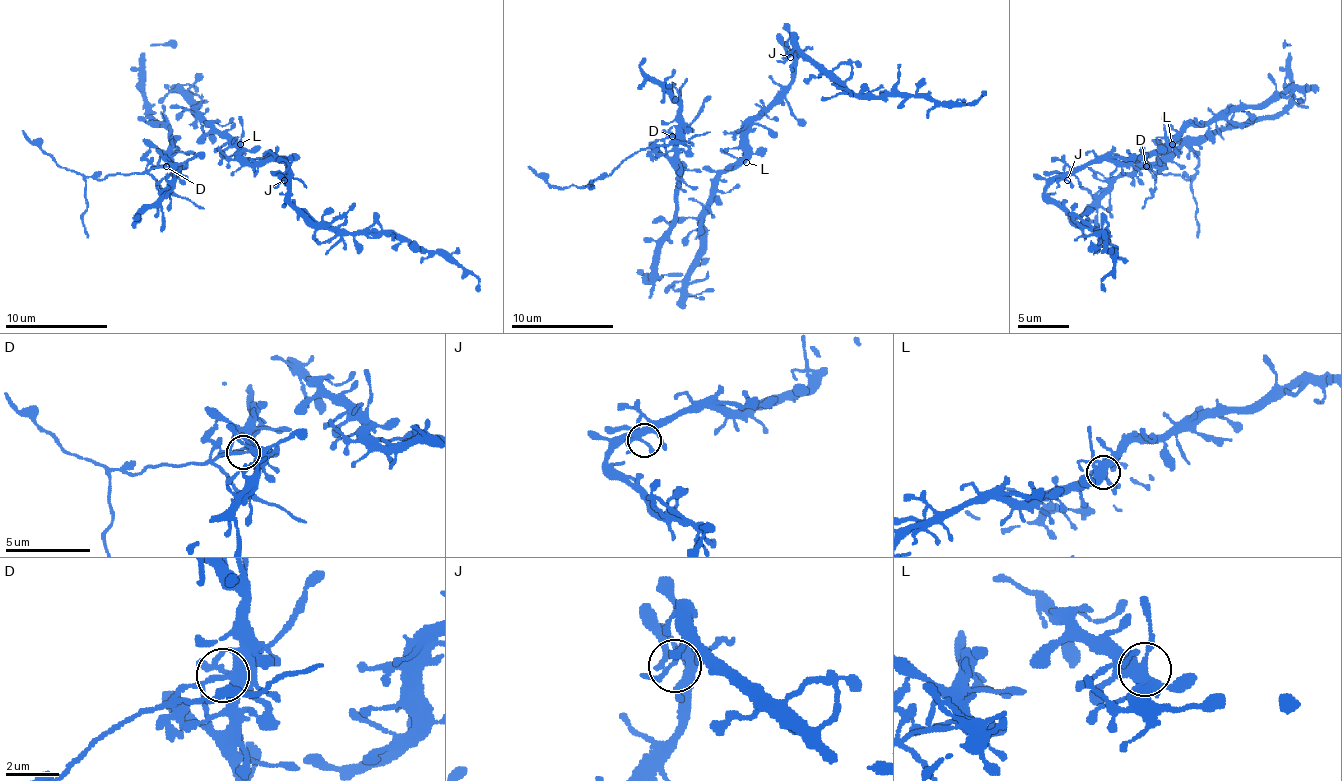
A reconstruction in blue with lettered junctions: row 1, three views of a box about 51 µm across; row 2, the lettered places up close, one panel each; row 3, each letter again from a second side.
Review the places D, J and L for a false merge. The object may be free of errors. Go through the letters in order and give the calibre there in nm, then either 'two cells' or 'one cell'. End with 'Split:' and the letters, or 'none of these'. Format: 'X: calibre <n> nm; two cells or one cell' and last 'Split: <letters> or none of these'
D: calibre 300 nm; two cells
J: calibre 260 nm; one cell
L: calibre 440 nm; one cell
Split: D

